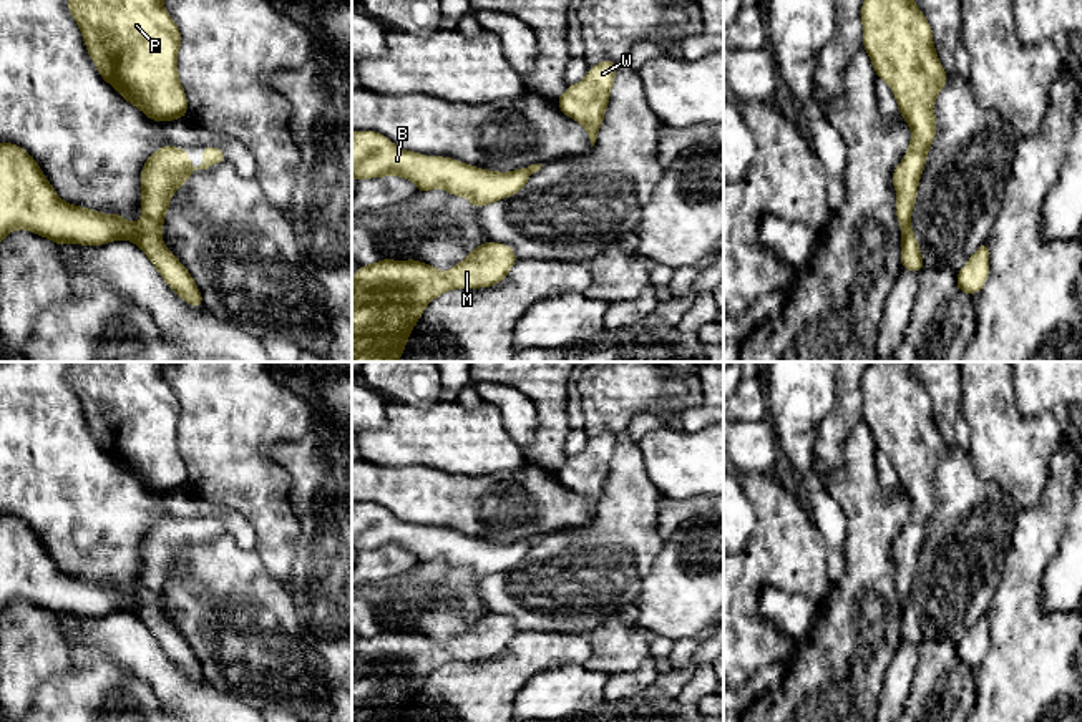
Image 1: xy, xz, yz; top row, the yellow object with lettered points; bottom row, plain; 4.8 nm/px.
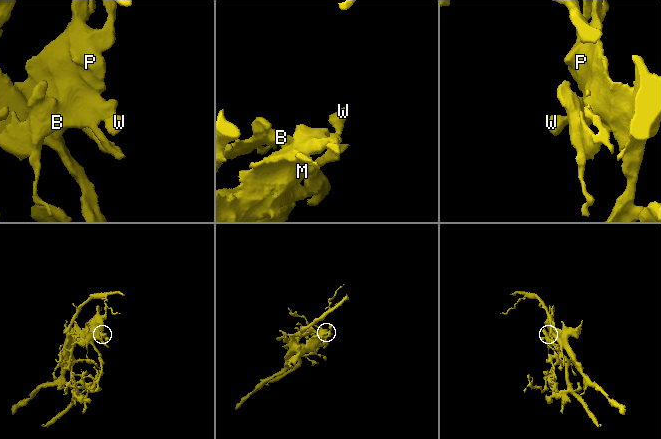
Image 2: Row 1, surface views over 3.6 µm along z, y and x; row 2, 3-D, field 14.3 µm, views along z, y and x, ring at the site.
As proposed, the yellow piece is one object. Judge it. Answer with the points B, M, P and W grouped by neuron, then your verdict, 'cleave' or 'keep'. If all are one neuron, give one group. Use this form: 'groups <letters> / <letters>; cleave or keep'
groups B / M P W; cleave

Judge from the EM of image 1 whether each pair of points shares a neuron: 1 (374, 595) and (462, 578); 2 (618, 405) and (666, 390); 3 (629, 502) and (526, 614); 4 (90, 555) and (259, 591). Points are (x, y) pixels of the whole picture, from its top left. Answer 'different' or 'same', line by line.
1: same
2: same
3: same
4: different

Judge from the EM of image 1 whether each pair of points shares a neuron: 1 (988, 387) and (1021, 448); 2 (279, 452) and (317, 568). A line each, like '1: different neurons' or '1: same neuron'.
1: same neuron
2: same neuron

